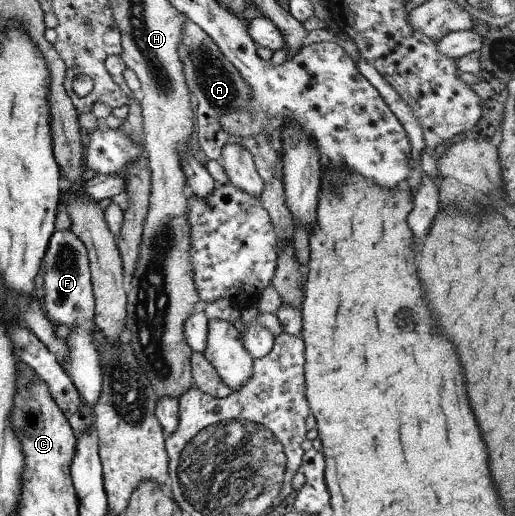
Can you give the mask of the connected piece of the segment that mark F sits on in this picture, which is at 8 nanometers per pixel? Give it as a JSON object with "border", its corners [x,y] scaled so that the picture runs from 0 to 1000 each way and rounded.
{"border":[[[107,446],[97,457],[82,517],[76,539],[80,562],[76,579],[82,585],[83,601],[105,632],[124,626],[140,634],[128,657],[134,682],[126,694],[124,715],[138,731],[165,787],[181,793],[181,785],[196,764],[200,719],[192,686],[196,647],[188,641],[181,620],[184,616],[184,576],[167,477],[140,446]]]}

